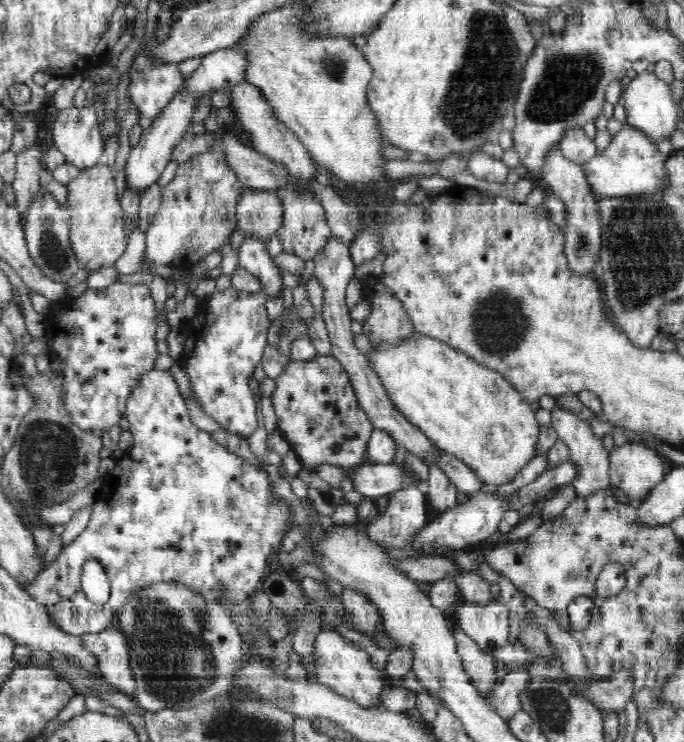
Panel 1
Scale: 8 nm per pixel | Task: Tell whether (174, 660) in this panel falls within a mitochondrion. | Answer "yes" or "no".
yes

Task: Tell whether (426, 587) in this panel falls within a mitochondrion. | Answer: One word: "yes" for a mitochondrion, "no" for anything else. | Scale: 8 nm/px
no

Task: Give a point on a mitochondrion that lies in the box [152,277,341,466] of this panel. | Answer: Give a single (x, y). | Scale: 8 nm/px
(285, 331)

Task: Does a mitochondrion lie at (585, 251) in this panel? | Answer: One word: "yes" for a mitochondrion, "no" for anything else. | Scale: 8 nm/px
yes

